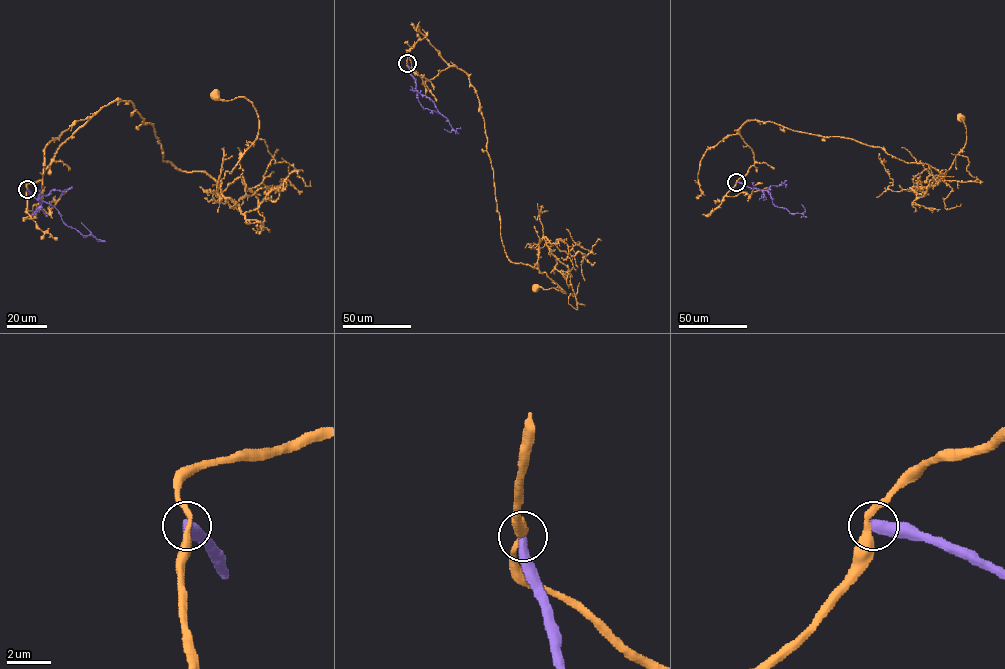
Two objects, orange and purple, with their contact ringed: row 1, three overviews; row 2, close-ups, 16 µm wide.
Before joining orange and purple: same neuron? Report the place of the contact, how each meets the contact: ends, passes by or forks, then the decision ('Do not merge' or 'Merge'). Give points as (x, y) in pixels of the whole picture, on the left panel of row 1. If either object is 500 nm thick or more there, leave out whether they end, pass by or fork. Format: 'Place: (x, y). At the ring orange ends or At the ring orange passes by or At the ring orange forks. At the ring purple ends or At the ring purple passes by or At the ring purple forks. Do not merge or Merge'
Place: (27, 189). At the ring orange passes by. At the ring purple ends. Do not merge

